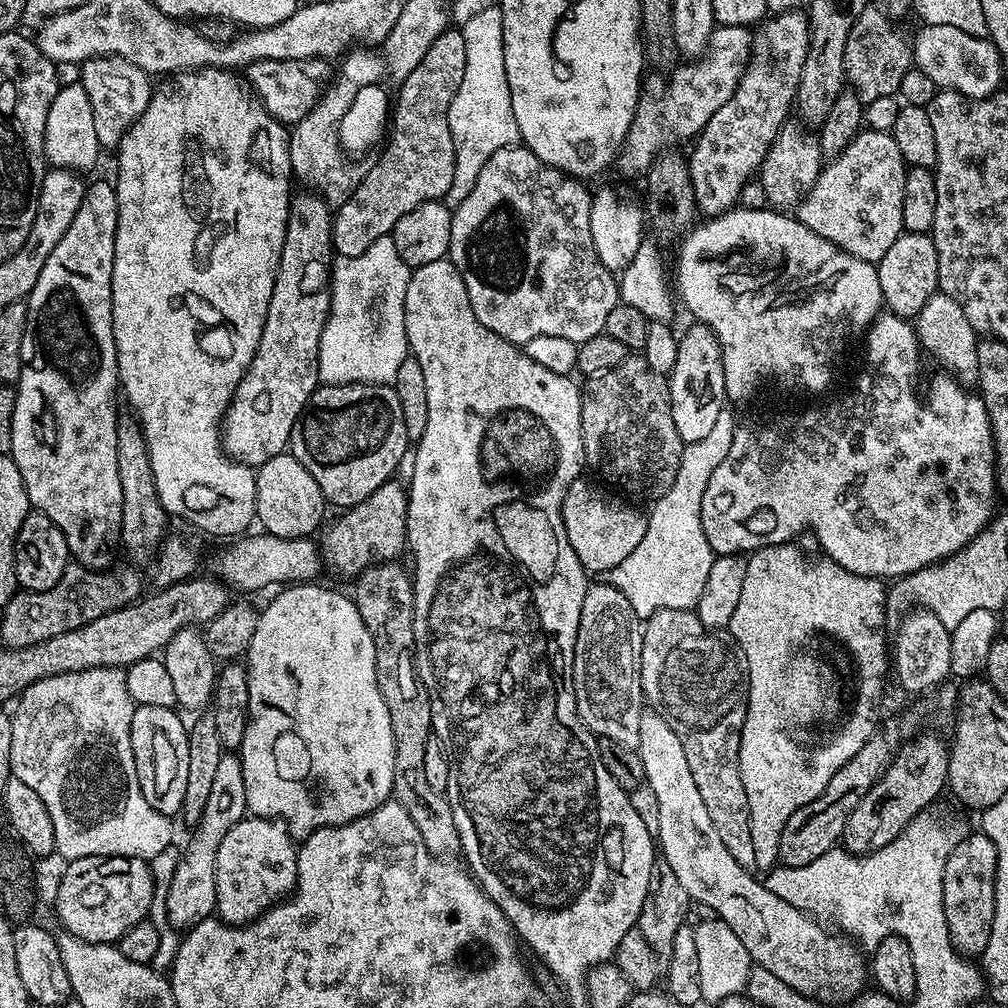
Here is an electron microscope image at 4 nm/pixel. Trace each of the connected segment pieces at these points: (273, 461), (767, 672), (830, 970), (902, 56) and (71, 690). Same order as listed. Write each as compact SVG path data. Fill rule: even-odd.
M291 451L279 452L277 456L272 456L264 464L255 469L256 473L256 515L255 519L260 520L259 526L265 533L276 535L282 539L302 539L311 537L315 528L319 529L325 523L324 508L326 501L318 482L314 482L314 477L310 475L310 470L298 462L298 458L292 456Z
M795 543L775 544L759 548L747 557L742 594L734 609L734 618L730 618L726 629L746 665L748 677L746 722L742 722L740 735L740 773L742 786L746 786L746 802L750 806L754 862L760 870L777 866L780 859L778 842L782 826L786 826L790 814L814 802L814 798L826 790L830 778L834 778L834 774L838 774L838 770L842 770L842 766L846 766L846 762L850 762L850 758L854 758L854 754L858 754L876 733L881 719L880 703L884 700L884 679L890 676L890 632L884 629L885 581L850 574L850 570L827 558L819 558L811 564L796 547ZM814 630L835 633L841 638L845 650L860 660L856 676L862 681L862 687L851 730L844 732L835 750L817 747L820 749L809 758L808 769L804 772L805 745L784 736L776 688L780 688L782 658L788 644L799 642L800 636Z
M646 710L642 714L642 730L638 730L636 751L640 753L644 763L644 779L658 798L658 830L655 835L658 837L659 851L663 860L670 862L678 882L682 882L682 886L686 889L689 901L696 903L697 900L698 903L705 904L712 911L709 913L715 914L724 922L738 936L739 942L745 947L747 959L753 965L770 970L786 986L802 995L824 1001L828 1006L832 1006L835 1000L847 1002L860 996L866 988L864 986L866 968L865 965L864 968L860 965L854 950L856 948L839 935L831 936L827 932L829 930L827 927L818 923L802 909L796 909L788 902L782 901L767 889L764 882L759 879L756 881L749 869L738 866L738 862L734 862L730 850L726 850L722 838L718 838L718 830L714 830L714 822L710 822L710 814L702 802L702 794L698 794L698 785L690 774L690 766L686 762L686 750L682 750L682 742L678 742L678 734L670 730L666 718L651 710Z
M869 6L858 14L854 26L850 26L850 38L846 38L844 74L851 91L865 106L874 102L874 98L896 96L902 86L902 78L914 67L909 33L896 28L896 24L897 21L883 8Z
M87 668L81 672L67 672L54 674L50 678L42 678L34 682L25 692L18 697L16 710L11 713L13 722L13 742L11 743L10 762L11 775L15 779L26 782L42 802L46 802L46 810L50 812L50 822L54 824L54 842L56 843L55 855L64 856L65 861L91 856L136 856L139 860L152 861L156 854L161 853L168 845L173 843L172 823L169 817L163 816L142 794L142 786L138 786L138 770L134 766L134 750L130 742L130 722L134 718L137 705L130 698L130 690L126 688L125 669L122 668Z

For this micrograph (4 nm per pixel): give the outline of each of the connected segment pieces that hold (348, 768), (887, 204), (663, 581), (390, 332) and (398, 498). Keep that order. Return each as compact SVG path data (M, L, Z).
M320 582L293 583L291 586L281 587L277 592L280 593L262 608L258 618L258 630L254 630L254 638L250 638L246 653L250 706L246 738L242 738L238 755L242 762L242 778L246 778L248 812L254 816L283 820L288 827L288 833L297 841L303 842L308 835L320 828L333 828L370 814L370 810L382 806L384 801L392 796L394 734L390 730L390 710L386 710L386 702L382 702L382 694L376 688L374 642L370 638L370 630L366 630L366 622L362 622L362 614L358 614L355 599L351 595L343 596L332 588L323 588Z
M862 130L838 155L831 157L821 167L814 186L796 205L794 215L810 230L814 230L814 234L854 254L854 258L879 262L882 254L886 254L886 250L890 250L890 246L894 246L896 239L904 232L902 190L906 186L907 173L902 150L898 150L898 142L894 142L891 132Z
M722 418L714 422L714 430L702 441L684 445L674 486L651 505L642 542L638 542L638 547L622 563L606 573L606 582L626 594L626 602L630 602L636 616L647 618L658 610L692 610L698 598L702 598L714 559L710 542L702 534L702 494L706 494L714 469L730 451L736 426L735 419Z
M391 235L378 238L362 254L337 255L332 262L332 301L318 346L318 374L320 384L386 384L396 379L402 362L409 356L406 338L406 286L412 277L412 268L398 254Z
M393 478L378 486L378 490L370 494L370 498L358 502L353 508L341 511L340 517L323 529L324 541L321 539L318 544L323 557L323 567L328 572L330 570L340 576L355 578L370 566L395 561L399 557L396 555L406 548L407 513L408 494L399 479Z

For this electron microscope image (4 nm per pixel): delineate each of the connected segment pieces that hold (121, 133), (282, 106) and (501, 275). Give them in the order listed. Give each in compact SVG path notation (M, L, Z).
M95 56L80 64L79 84L90 98L90 110L94 113L94 130L98 134L101 149L119 149L120 140L128 133L130 126L146 110L154 91L149 73L143 72L134 62L121 56Z
M324 58L315 60L256 60L246 69L246 80L252 91L264 103L266 111L275 120L279 120L285 126L295 126L300 120L313 115L314 109L321 103L322 97L325 95L324 83L328 80L327 63L329 64L329 61Z
M513 146L490 154L490 162L482 166L482 174L478 174L478 182L474 182L474 190L470 190L470 194L462 198L459 206L452 209L447 259L451 260L454 267L462 274L462 282L466 282L466 294L470 294L470 306L474 306L474 314L478 314L478 322L482 322L486 330L494 330L494 334L506 338L517 346L528 346L531 340L536 340L539 336L553 336L556 340L569 340L572 346L579 346L604 332L610 310L614 310L614 306L621 303L620 286L617 277L602 264L595 252L594 240L590 232L593 193L584 184L587 183L542 162L529 148Z

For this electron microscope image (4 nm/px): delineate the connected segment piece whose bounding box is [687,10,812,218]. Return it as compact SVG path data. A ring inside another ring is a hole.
M800 10L781 12L765 19L758 31L748 67L730 102L706 122L691 145L692 156L690 152L687 157L696 207L708 218L721 216L739 205L742 186L759 173L774 138L778 138L782 126L789 123L788 111L791 108L793 111L796 104L798 82L802 78L802 66L806 66L812 37L807 15Z

